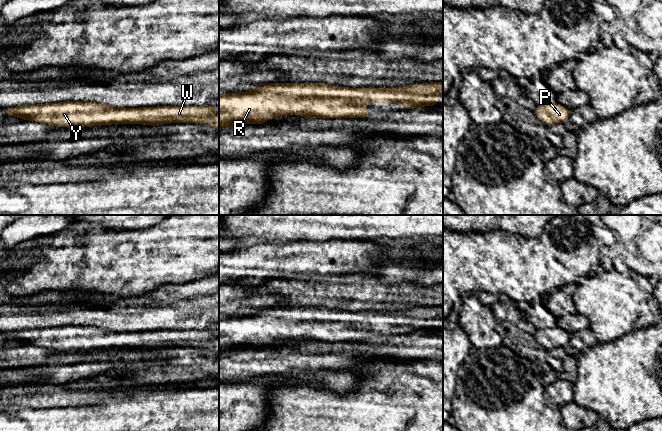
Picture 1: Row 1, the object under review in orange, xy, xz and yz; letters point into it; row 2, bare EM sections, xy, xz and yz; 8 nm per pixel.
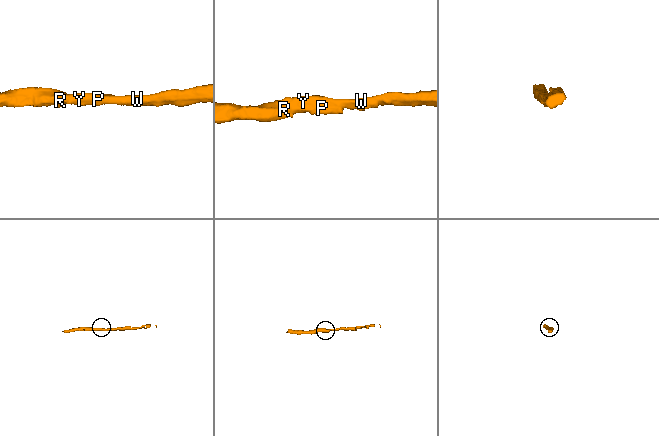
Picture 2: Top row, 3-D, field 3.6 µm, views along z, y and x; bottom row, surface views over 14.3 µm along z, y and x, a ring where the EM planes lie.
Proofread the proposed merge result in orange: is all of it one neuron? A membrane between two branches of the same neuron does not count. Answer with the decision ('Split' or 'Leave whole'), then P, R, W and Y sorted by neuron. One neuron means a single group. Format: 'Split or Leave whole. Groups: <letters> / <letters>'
Leave whole. Groups: P R W Y

